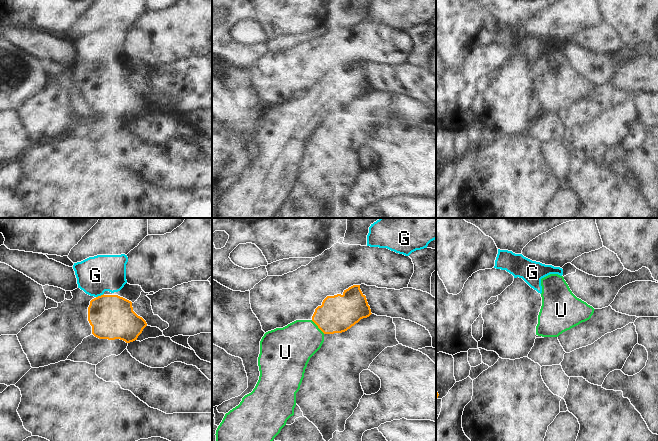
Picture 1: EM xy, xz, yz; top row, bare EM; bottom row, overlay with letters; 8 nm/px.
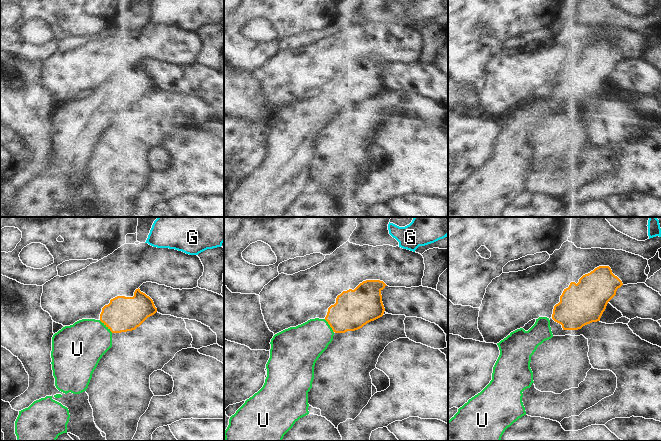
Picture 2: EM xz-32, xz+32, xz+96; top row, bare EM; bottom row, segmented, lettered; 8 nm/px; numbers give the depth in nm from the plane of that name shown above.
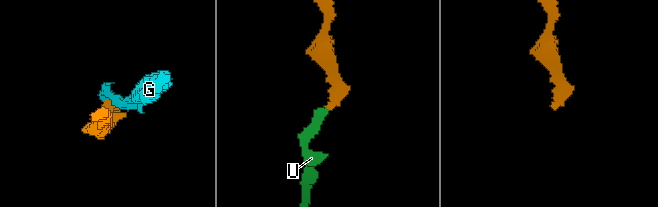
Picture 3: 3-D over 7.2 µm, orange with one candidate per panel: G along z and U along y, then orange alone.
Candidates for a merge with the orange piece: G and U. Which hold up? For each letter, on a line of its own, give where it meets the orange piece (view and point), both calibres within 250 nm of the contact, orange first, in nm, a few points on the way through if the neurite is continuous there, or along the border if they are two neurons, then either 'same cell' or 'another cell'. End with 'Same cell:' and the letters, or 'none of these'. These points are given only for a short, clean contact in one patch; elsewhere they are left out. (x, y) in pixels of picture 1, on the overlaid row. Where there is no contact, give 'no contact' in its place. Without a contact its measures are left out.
G: contact xy (99, 296); calibres 360 and 300 nm; border xy (103, 293), (96, 297); another cell
U: contact xz (318, 327); calibres 300 and 340 nm; way xz (338, 313), (326, 319), (318, 327), (293, 345); same cell
Same cell: U

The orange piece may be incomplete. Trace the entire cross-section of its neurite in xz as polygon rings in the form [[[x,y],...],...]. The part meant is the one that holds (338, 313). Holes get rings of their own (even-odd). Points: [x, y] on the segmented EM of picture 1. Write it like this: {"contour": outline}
{"contour": [[[353,285],[344,290],[342,295],[327,296],[322,305],[315,309],[311,320],[296,320],[283,328],[266,332],[260,341],[259,380],[253,391],[245,395],[238,406],[225,414],[216,430],[216,441],[273,441],[286,425],[287,420],[294,415],[296,393],[300,389],[310,358],[321,348],[324,342],[324,335],[345,332],[371,314],[370,306],[360,289],[360,285]]]}

